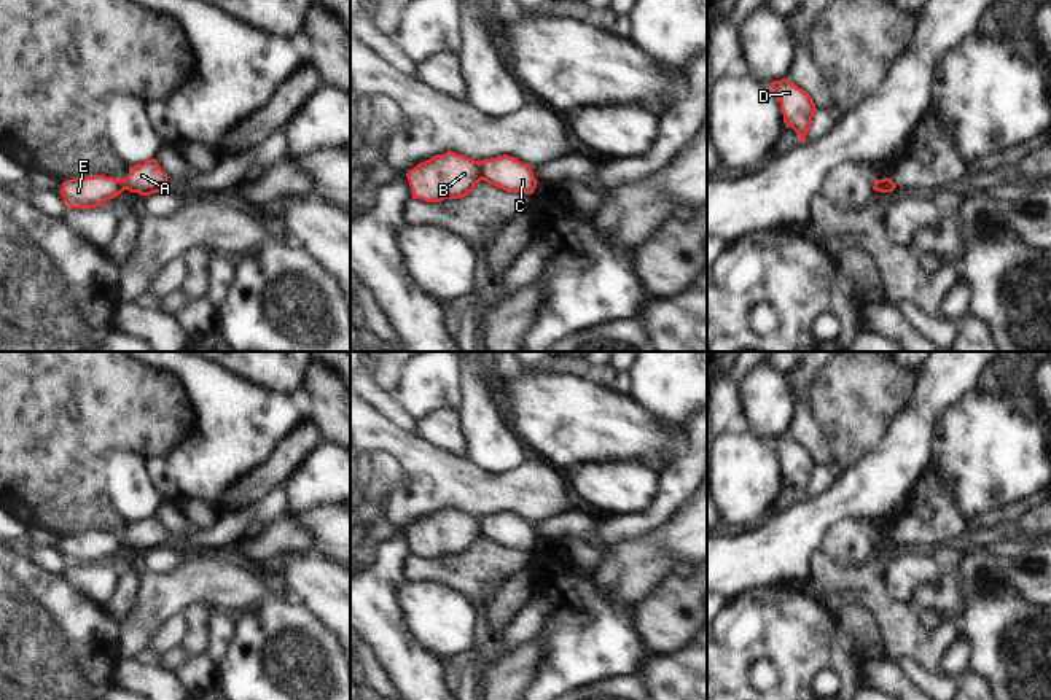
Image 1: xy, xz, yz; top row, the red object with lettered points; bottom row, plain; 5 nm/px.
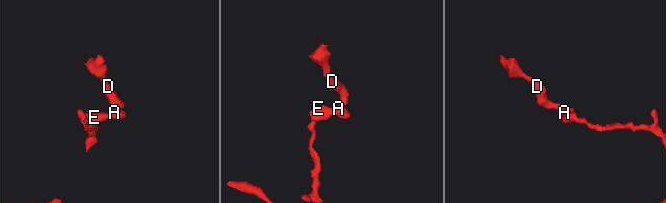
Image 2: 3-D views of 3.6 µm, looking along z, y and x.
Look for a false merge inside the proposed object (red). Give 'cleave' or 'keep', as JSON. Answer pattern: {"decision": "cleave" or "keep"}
{"decision": "cleave"}

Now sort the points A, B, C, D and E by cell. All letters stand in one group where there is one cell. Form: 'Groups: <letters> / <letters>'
Groups: A C D / B E

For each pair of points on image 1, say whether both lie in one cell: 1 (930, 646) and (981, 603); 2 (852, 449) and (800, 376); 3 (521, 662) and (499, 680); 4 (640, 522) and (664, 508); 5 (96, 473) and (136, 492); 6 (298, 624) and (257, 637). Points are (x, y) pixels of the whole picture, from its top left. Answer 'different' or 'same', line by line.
1: different
2: different
3: same
4: same
5: different
6: same

